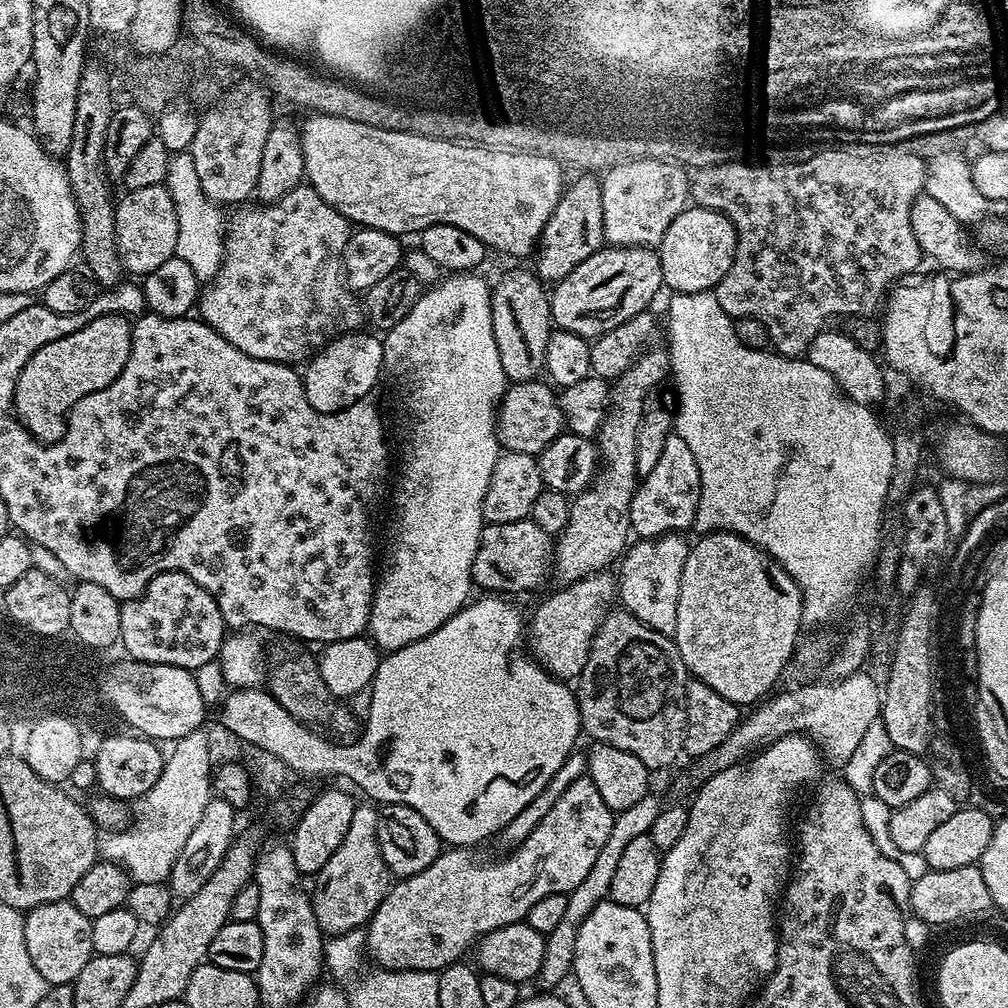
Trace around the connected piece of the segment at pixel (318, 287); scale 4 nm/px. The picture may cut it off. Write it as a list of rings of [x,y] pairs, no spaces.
[[[301,186],[290,190],[282,198],[256,206],[260,208],[248,207],[241,207],[237,211],[241,212],[233,220],[231,217],[224,238],[224,261],[220,263],[216,277],[203,289],[202,295],[199,297],[198,312],[204,323],[209,324],[218,334],[222,334],[222,338],[226,338],[226,342],[230,342],[235,348],[242,350],[242,354],[246,354],[250,358],[293,366],[299,365],[299,360],[304,362],[315,356],[324,345],[329,344],[337,336],[363,329],[366,324],[366,313],[361,297],[349,288],[347,280],[344,279],[344,251],[350,235],[350,222],[346,217],[334,205],[326,203],[311,186]]]

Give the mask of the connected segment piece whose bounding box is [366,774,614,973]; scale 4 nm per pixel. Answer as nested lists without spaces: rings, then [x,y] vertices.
[[[584,775],[576,782],[566,786],[566,794],[550,806],[546,818],[530,830],[525,840],[515,845],[505,860],[497,864],[480,864],[472,868],[464,876],[464,856],[460,850],[441,851],[439,858],[430,862],[426,870],[413,876],[397,879],[389,888],[386,898],[374,910],[372,919],[366,925],[366,952],[372,955],[373,965],[389,972],[435,972],[457,963],[464,951],[475,945],[478,934],[493,932],[502,926],[519,924],[525,919],[534,906],[546,898],[546,894],[565,894],[572,892],[586,874],[590,874],[590,866],[594,866],[594,858],[598,858],[606,838],[610,838],[614,813],[602,802],[602,794],[598,794],[598,786],[590,777]]]

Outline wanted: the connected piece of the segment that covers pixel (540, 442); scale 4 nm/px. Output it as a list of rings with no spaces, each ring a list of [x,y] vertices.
[[[537,378],[522,384],[512,384],[500,400],[496,435],[500,437],[500,447],[503,451],[539,457],[540,452],[546,450],[546,446],[550,446],[554,438],[561,436],[565,428],[557,393],[553,385],[543,379]]]

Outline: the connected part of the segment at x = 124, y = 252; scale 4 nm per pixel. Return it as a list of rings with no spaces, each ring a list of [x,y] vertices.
[[[164,184],[127,191],[115,203],[116,248],[125,271],[145,276],[175,257],[178,240],[178,216],[173,196]]]

